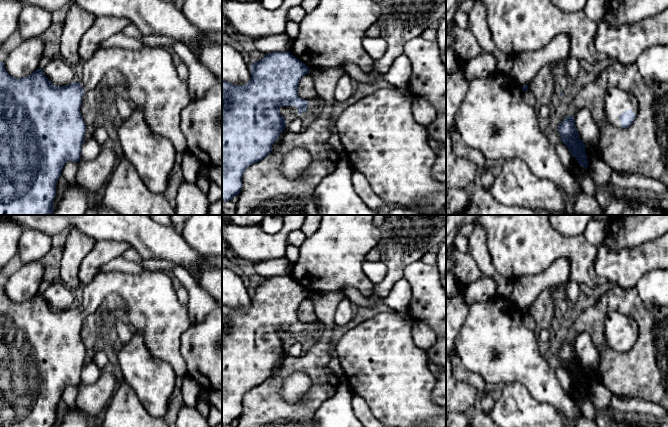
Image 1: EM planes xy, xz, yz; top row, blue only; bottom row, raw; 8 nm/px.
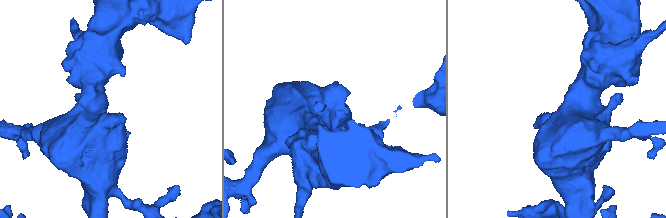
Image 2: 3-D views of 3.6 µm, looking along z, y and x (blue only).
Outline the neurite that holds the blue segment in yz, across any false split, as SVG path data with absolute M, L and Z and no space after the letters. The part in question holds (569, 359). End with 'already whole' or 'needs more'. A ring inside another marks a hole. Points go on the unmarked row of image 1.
M567 340L558 350L561 364L569 373L572 380L576 382L580 390L586 394L588 391L587 379L585 377L585 368L580 364L575 349L574 340Z; already whole

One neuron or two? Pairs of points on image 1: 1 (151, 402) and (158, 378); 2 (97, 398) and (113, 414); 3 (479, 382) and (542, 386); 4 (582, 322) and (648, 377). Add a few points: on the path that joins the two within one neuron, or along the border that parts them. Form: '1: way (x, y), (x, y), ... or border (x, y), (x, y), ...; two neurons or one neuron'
1: way (154, 396), (154, 384); one neuron
2: border (118, 384), (106, 405); two neurons
3: border (466, 368), (477, 372), (489, 386); two neurons
4: way (599, 339), (602, 348), (630, 374); one neuron

